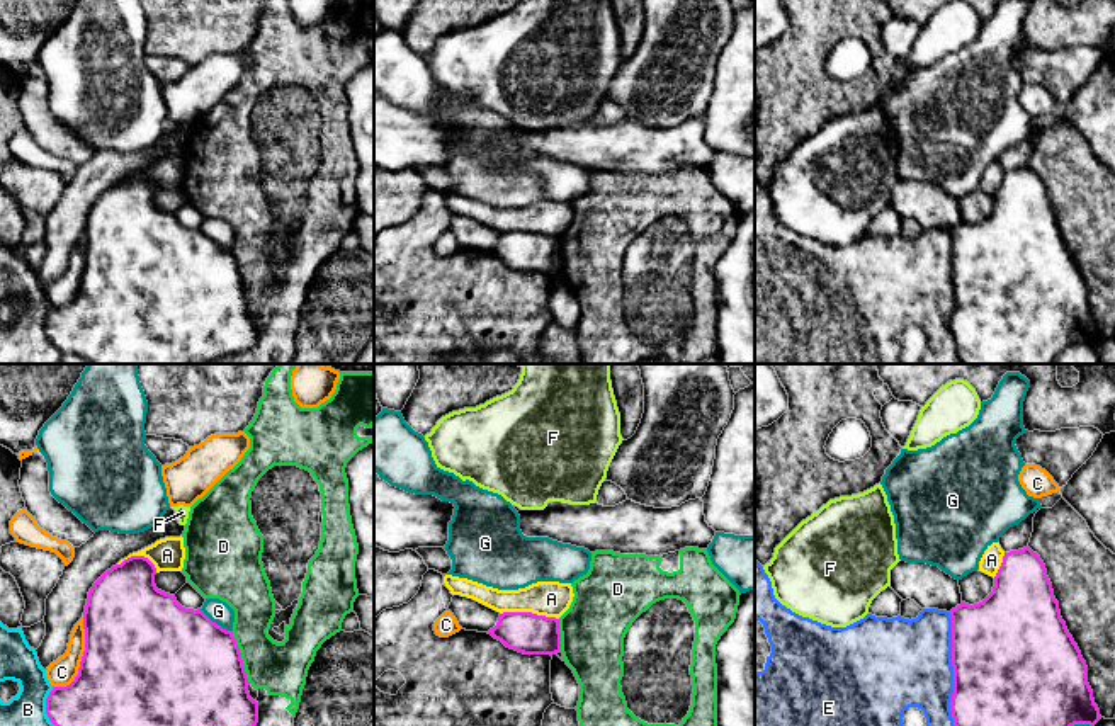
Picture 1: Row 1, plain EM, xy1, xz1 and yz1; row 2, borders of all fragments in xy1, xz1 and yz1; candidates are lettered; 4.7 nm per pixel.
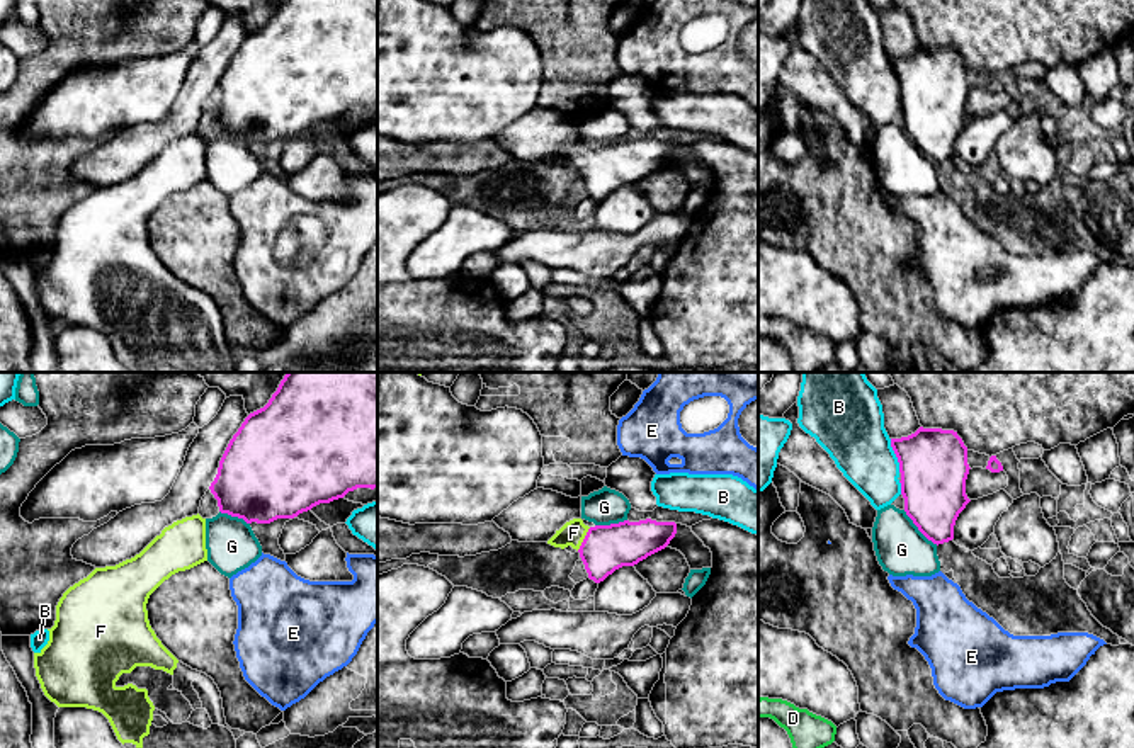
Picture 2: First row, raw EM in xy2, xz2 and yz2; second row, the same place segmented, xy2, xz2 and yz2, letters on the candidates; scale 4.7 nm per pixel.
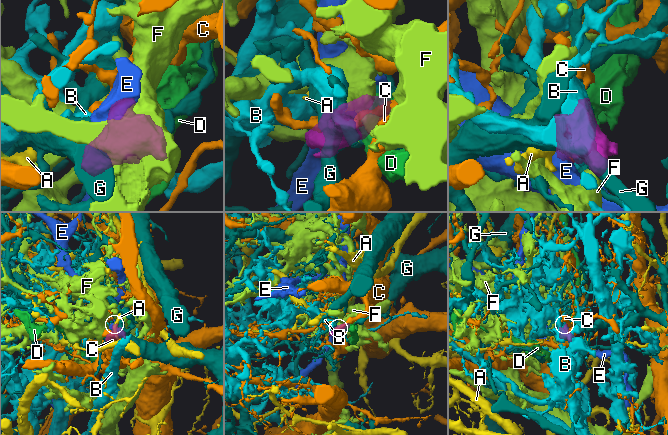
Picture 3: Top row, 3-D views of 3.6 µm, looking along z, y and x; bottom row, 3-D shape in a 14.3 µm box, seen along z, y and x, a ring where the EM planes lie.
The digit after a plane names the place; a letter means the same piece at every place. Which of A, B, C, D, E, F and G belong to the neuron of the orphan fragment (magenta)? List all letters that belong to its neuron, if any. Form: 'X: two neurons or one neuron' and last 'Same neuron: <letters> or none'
A: two neurons
B: two neurons
C: two neurons
D: two neurons
E: two neurons
F: one neuron
G: two neurons
Same neuron: F

